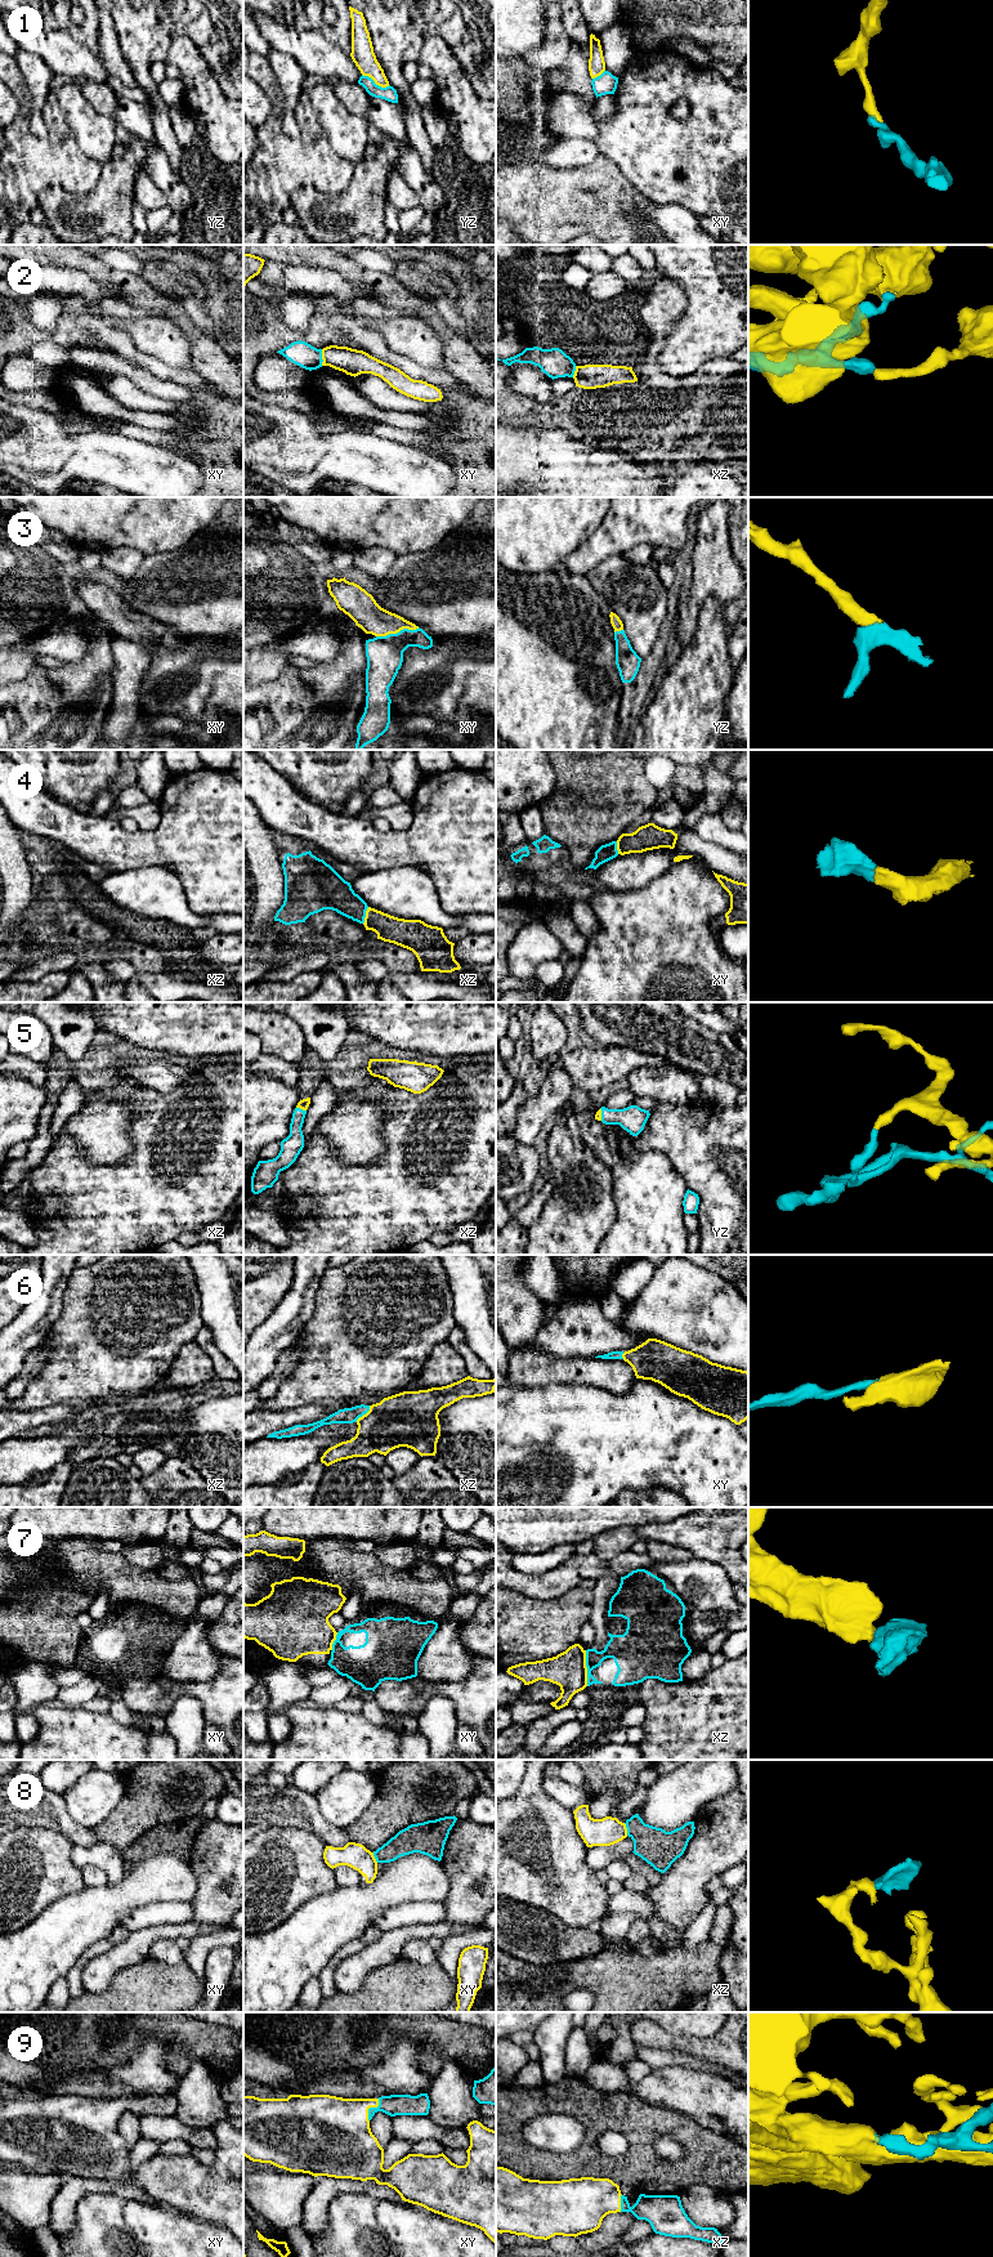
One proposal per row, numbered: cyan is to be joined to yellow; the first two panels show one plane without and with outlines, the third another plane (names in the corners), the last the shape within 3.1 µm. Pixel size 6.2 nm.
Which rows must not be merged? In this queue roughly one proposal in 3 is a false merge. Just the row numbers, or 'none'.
1, 2, 7, 8

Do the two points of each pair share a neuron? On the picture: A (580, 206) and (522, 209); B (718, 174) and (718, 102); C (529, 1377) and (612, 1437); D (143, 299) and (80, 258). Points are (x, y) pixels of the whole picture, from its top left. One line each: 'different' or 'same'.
A: same
B: same
C: different
D: same

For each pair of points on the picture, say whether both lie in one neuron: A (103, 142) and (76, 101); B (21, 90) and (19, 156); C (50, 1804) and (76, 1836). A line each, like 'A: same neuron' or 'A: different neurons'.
A: same neuron
B: same neuron
C: same neuron

